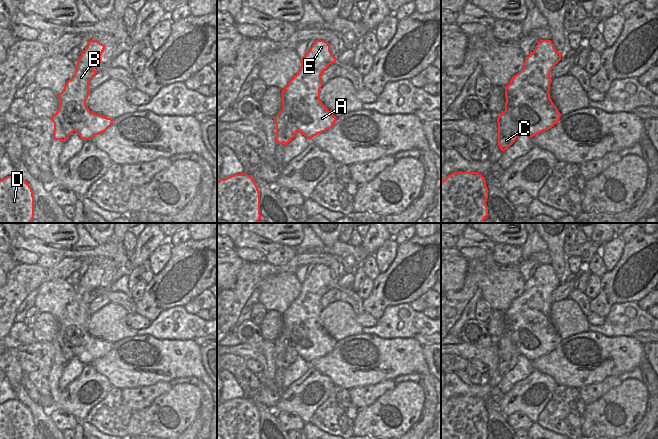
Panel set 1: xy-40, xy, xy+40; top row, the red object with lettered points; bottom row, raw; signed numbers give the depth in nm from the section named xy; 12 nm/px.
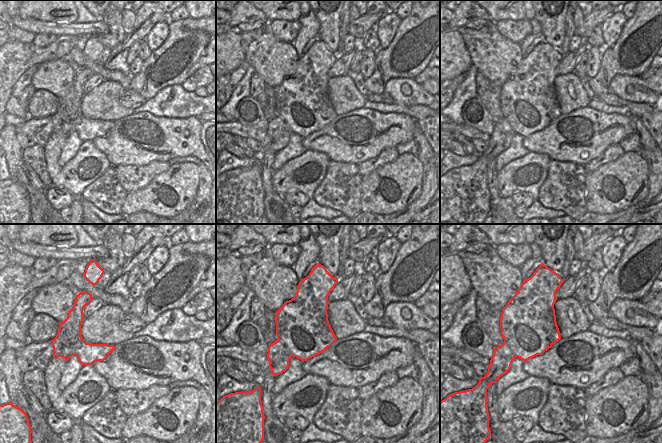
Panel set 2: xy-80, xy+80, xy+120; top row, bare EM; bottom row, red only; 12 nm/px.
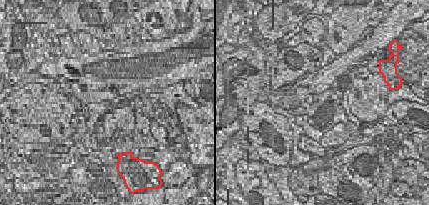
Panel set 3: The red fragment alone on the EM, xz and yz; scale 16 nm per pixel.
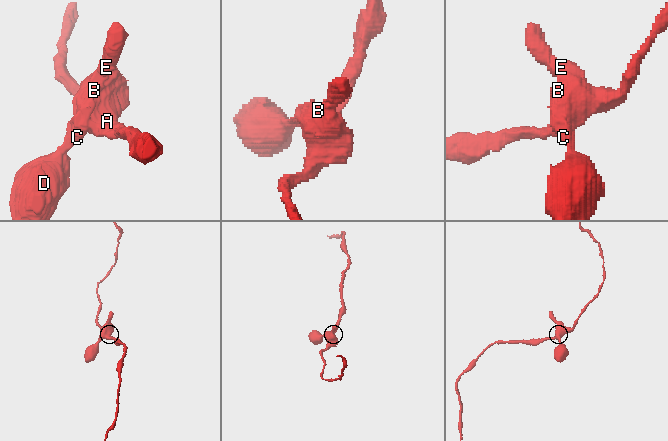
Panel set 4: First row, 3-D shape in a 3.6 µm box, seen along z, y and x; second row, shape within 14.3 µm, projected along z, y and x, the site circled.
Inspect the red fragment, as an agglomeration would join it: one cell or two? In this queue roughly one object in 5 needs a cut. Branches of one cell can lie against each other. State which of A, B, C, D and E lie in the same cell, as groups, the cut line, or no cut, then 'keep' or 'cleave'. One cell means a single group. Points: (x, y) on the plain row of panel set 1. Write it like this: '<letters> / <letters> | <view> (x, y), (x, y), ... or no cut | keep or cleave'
A B E / C D | xy-40 (59, 332), (62, 340), (71, 346), (74, 354) | cleave

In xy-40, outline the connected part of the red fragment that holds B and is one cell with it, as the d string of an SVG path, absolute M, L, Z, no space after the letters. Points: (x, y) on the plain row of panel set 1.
M96 264L88 265L87 271L81 276L76 287L73 301L58 318L60 324L58 332L62 336L62 341L72 346L74 355L85 365L105 356L113 348L113 343L93 337L86 329L91 316L89 305L97 297L94 291L101 287L104 273L102 267Z

